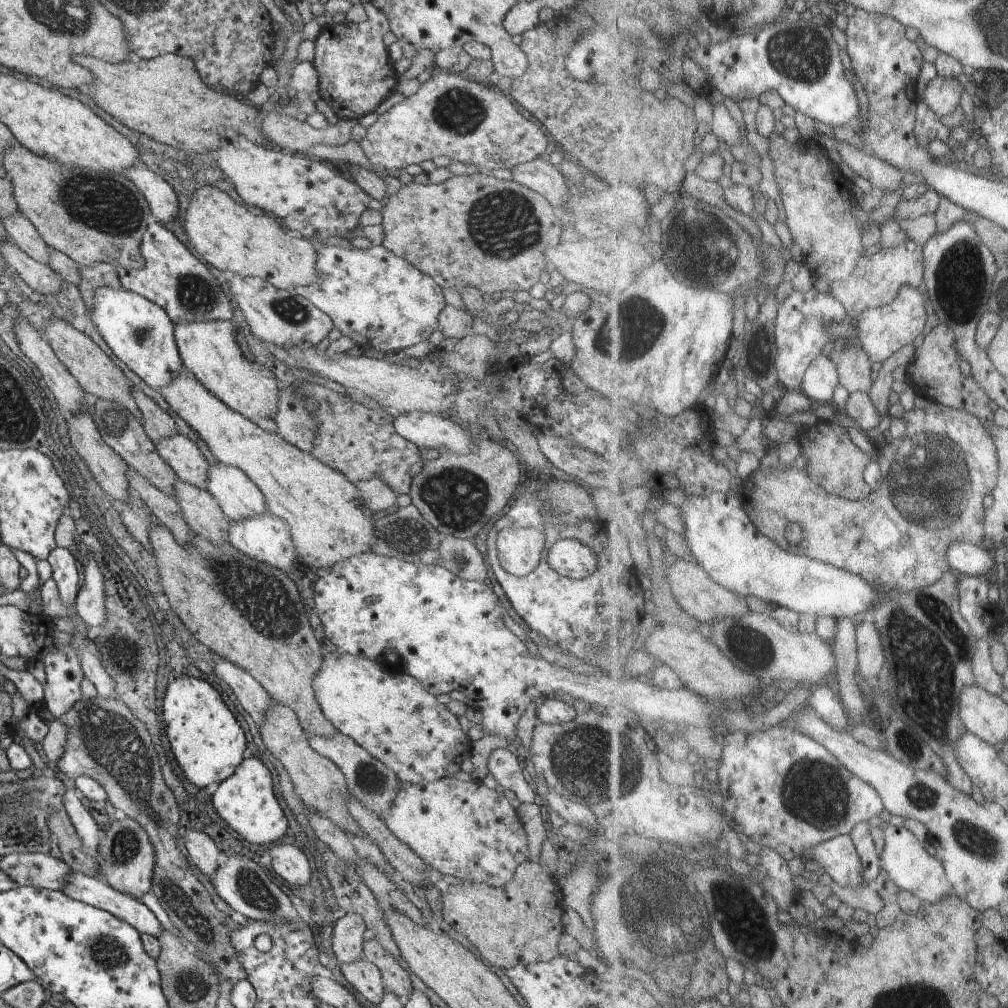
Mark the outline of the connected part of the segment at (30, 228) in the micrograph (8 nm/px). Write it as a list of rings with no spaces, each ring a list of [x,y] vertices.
[[[20,212],[1,220],[8,241],[18,246],[29,258],[39,264],[49,262],[49,246],[44,243],[36,228]]]

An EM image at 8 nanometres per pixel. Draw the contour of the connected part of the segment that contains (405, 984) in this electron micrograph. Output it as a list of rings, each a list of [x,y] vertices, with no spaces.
[[[375,939],[364,940],[363,957],[378,968],[386,992],[403,1001],[413,994],[413,985],[406,970]]]

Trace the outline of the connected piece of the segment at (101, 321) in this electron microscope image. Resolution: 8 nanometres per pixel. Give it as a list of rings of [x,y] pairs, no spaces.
[[[122,287],[96,289],[93,303],[92,323],[98,330],[101,344],[106,344],[116,359],[151,388],[160,390],[176,382],[183,363],[175,342],[175,324],[164,309]]]

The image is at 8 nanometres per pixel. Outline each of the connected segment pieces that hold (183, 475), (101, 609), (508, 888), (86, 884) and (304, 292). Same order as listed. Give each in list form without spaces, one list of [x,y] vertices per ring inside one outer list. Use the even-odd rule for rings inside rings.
[[[175,433],[156,442],[155,448],[179,480],[207,490],[207,471],[210,465],[194,442]]]
[[[94,558],[87,564],[86,572],[84,572],[84,583],[79,589],[76,601],[75,610],[79,618],[88,626],[94,628],[100,625],[106,625],[107,594],[104,592],[104,578],[94,562]]]
[[[528,860],[521,863],[505,886],[495,888],[484,883],[463,882],[461,886],[450,885],[448,892],[442,894],[440,899],[444,910],[442,914],[448,925],[467,937],[492,966],[512,970],[521,964],[550,961],[560,955],[558,941],[564,933],[563,913],[566,906],[555,876],[540,863]]]
[[[72,871],[60,891],[73,900],[110,912],[128,922],[140,934],[145,933],[157,938],[164,929],[142,902],[113,890],[100,878]]]
[[[322,244],[316,250],[317,258],[316,258],[316,273],[317,281],[315,284],[298,286],[294,288],[294,292],[296,292],[299,296],[306,298],[313,306],[316,306],[319,310],[322,310],[333,323],[335,329],[352,339],[354,343],[363,348],[364,346],[372,346],[372,348],[376,348],[377,351],[383,351],[385,354],[389,352],[397,352],[399,354],[402,353],[403,349],[416,345],[423,341],[428,341],[430,336],[437,330],[439,315],[442,313],[442,310],[447,306],[445,302],[443,291],[436,282],[426,274],[422,274],[417,269],[409,264],[406,260],[395,256],[391,251],[388,251],[383,245],[382,246],[370,246],[368,250],[358,250],[358,248],[336,248],[336,246],[327,246]]]

